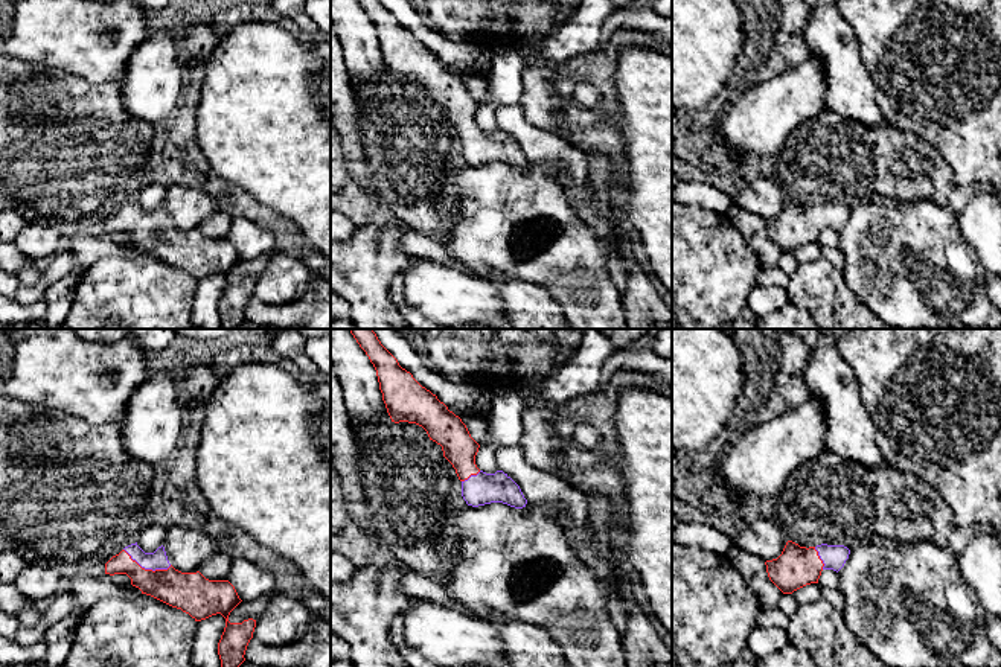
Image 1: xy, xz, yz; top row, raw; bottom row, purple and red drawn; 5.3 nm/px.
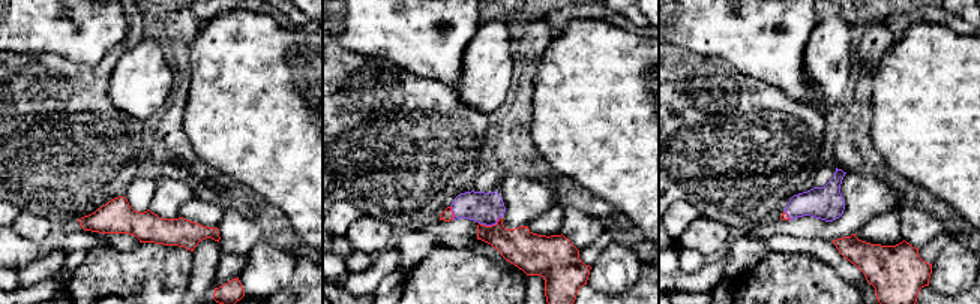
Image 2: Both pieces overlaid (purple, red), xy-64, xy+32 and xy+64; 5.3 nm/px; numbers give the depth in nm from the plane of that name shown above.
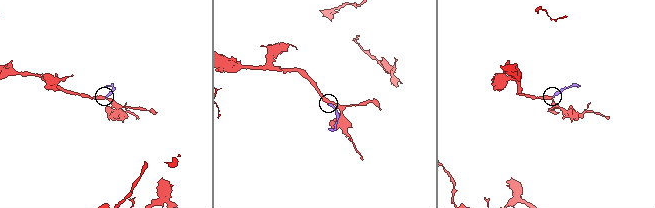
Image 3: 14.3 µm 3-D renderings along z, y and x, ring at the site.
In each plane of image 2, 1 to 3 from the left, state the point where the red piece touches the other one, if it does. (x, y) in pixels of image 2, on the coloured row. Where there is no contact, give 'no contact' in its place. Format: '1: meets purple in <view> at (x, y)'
1: no contact
2: meets purple in xy+32 at (490, 225)
3: meets purple in xy+64 at (788, 216)

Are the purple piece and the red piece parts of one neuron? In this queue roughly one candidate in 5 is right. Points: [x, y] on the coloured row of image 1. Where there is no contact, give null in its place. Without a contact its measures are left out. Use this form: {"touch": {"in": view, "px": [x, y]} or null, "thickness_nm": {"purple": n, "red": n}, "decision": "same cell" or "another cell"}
{"touch": {"in": "xy", "px": [147, 568]}, "thickness_nm": {"purple": 100, "red": 200}, "decision": "same cell"}

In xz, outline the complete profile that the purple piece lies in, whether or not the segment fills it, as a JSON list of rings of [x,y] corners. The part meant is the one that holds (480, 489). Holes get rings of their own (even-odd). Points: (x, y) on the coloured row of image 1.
[[[349,329],[373,364],[392,422],[422,426],[430,440],[442,446],[443,457],[462,481],[468,506],[503,503],[515,509],[527,504],[520,486],[503,471],[486,474],[475,464],[480,445],[471,437],[459,416],[422,387],[410,372],[381,344],[372,329]]]

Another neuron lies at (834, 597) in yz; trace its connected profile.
[[[821,588],[821,597],[839,612],[846,609],[846,600],[839,589]]]

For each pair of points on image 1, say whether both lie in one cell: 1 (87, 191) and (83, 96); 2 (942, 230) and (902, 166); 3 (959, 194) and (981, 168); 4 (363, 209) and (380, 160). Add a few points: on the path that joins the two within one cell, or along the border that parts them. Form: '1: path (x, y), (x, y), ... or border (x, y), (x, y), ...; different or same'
1: path (86, 168), (83, 119); same
2: border (885, 198), (898, 201), (931, 200), (946, 207); different
3: border (985, 181), (959, 186); different
4: path (375, 197), (381, 191), (381, 172); same

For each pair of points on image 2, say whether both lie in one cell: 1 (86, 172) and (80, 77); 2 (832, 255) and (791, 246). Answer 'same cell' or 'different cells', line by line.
1: same cell
2: same cell

